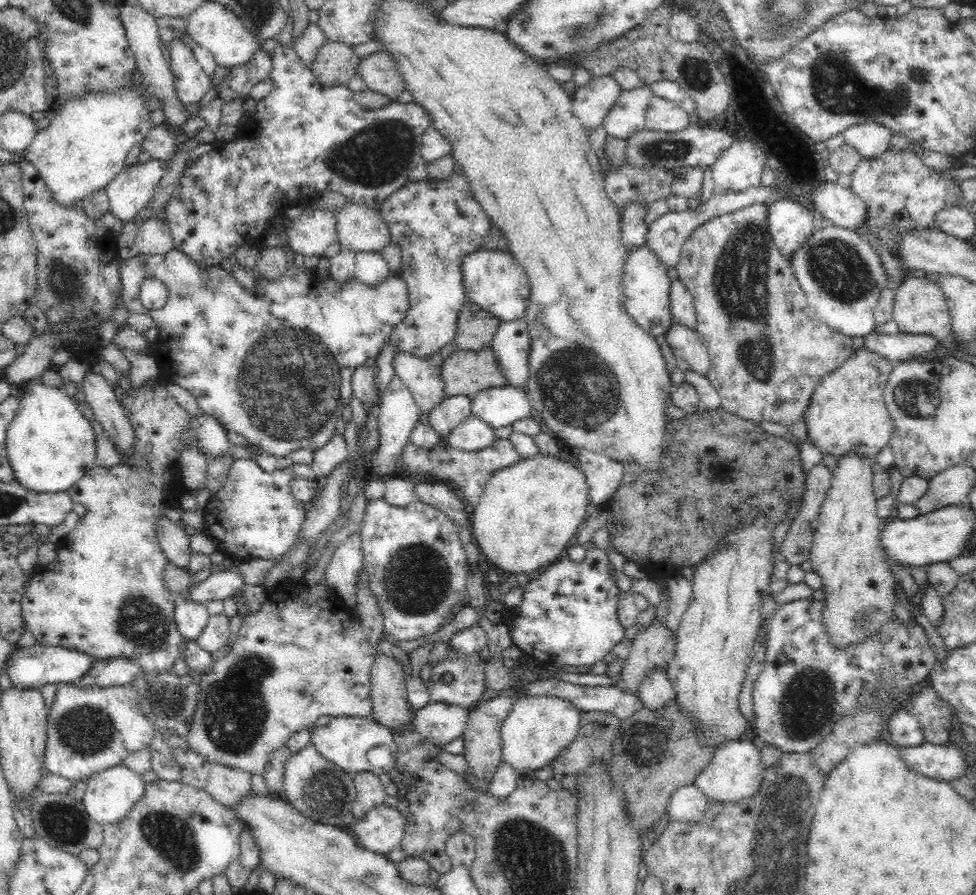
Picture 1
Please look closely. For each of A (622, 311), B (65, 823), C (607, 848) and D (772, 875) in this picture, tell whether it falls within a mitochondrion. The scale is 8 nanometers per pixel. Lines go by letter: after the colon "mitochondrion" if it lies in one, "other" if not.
A: other
B: mitochondrion
C: other
D: mitochondrion

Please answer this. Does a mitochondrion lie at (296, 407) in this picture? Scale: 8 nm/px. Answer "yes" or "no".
yes

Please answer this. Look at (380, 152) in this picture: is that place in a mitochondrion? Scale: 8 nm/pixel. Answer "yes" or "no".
yes

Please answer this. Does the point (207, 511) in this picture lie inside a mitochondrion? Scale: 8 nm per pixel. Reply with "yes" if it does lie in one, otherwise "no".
no

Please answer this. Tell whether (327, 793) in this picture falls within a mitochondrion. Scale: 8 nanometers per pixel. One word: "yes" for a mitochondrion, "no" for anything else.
yes

